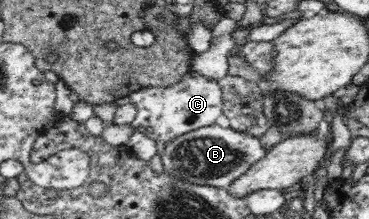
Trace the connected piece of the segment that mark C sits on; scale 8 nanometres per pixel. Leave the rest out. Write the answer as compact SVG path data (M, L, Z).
M192 70L185 73L185 77L179 78L172 87L141 88L132 92L128 98L137 108L130 125L153 141L162 141L164 144L171 143L183 133L215 124L223 111L223 95L218 80L205 79L199 72Z

